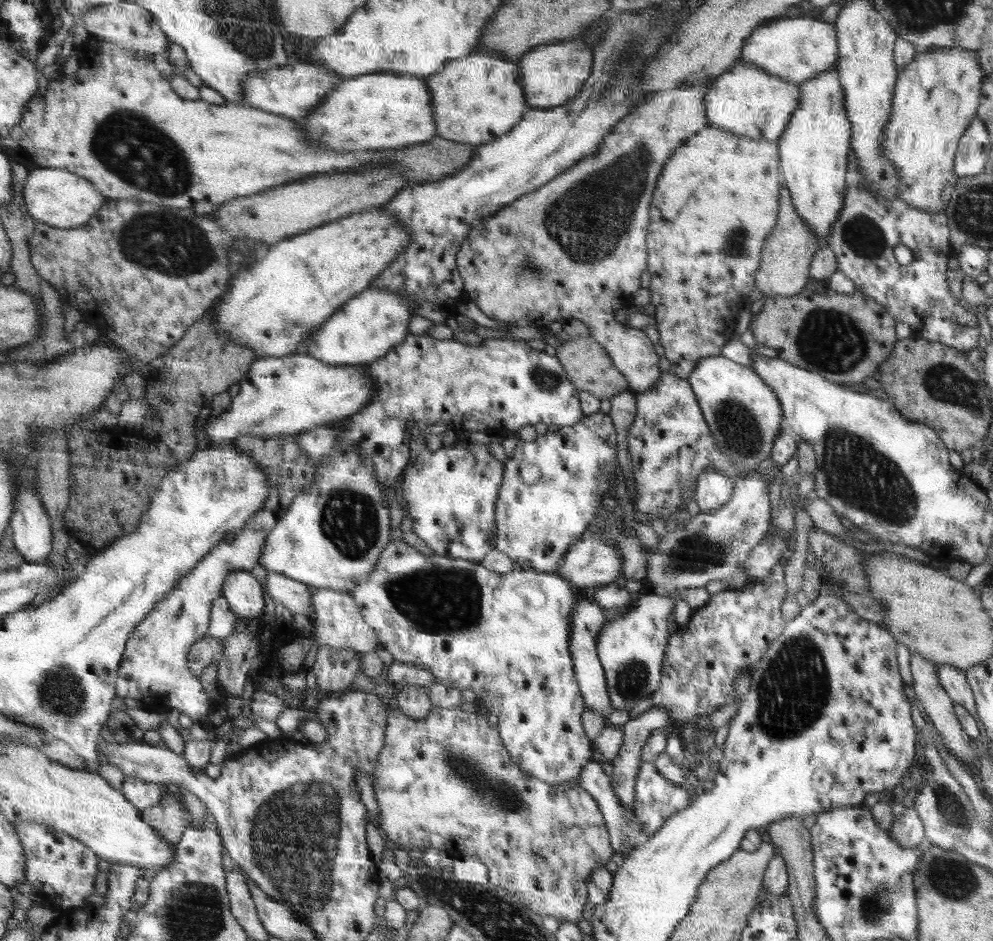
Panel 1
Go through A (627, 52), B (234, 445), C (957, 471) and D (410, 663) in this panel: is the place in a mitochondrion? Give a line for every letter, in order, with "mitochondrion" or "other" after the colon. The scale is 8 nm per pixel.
A: mitochondrion
B: other
C: other
D: other

